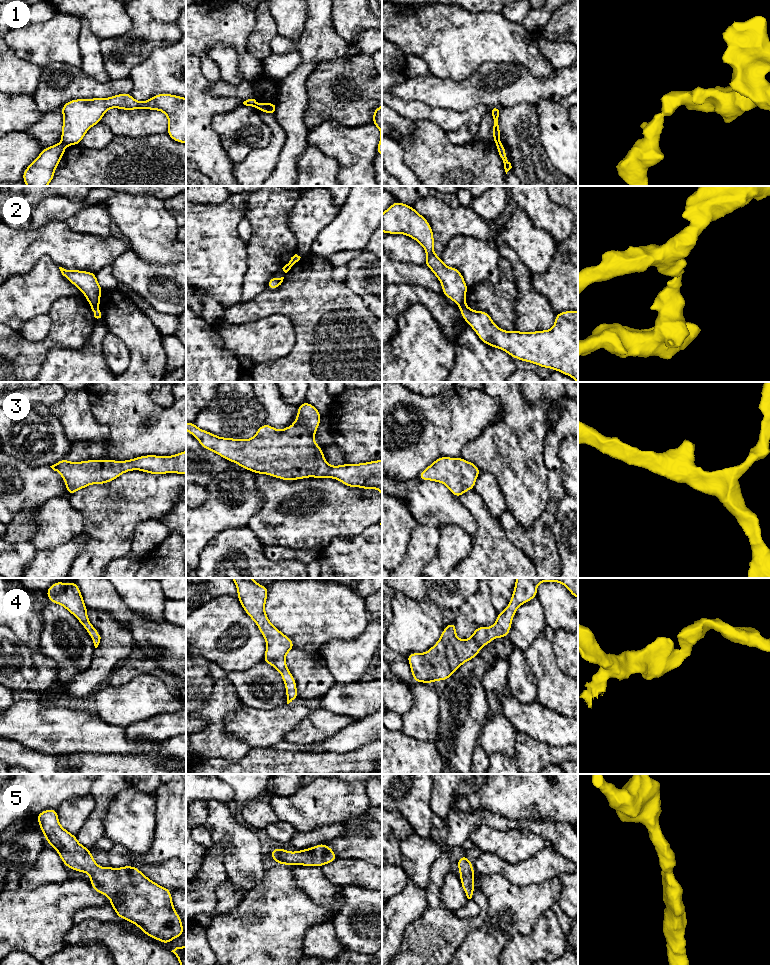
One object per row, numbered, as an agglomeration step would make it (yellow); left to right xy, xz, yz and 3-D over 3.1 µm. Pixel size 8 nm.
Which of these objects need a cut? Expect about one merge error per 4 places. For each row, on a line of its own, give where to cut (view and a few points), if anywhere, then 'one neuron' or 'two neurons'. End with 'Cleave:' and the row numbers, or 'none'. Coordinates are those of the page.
1: cut yz (494, 140), (499, 142); two neurons
2: cut xy (90, 303), (97, 307); two neurons
3: cut none; one neuron
4: cut none; one neuron
5: cut none; one neuron
Cleave: 1, 2

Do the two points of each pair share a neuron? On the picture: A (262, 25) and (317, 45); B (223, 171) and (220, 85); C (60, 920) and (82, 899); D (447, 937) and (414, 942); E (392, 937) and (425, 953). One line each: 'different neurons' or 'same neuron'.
A: different neurons
B: different neurons
C: same neuron
D: same neuron
E: different neurons

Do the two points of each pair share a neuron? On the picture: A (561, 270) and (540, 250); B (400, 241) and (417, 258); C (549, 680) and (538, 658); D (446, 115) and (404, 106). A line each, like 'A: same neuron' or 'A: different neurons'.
A: different neurons
B: same neuron
C: same neuron
D: same neuron

